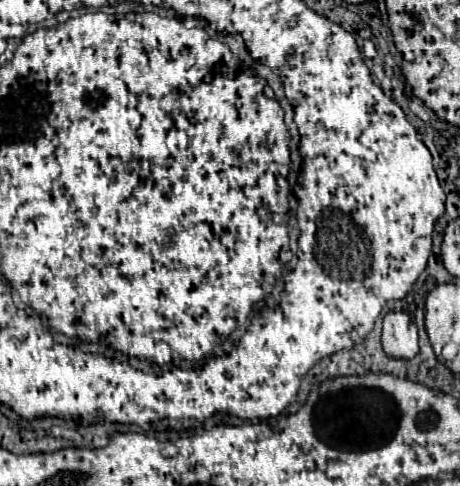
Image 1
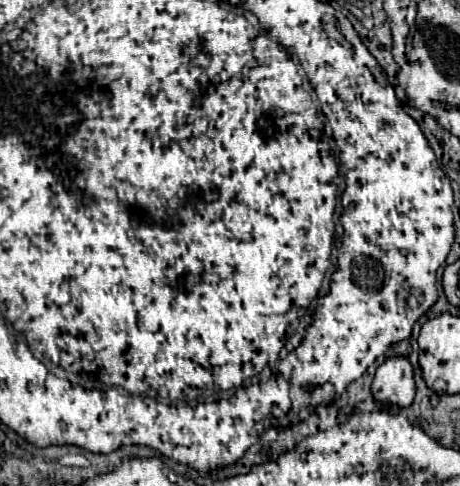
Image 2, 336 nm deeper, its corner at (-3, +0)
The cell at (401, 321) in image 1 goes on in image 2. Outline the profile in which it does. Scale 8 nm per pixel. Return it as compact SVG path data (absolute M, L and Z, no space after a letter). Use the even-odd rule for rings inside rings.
M391 357L387 359L375 373L371 385L375 401L381 403L397 403L401 407L409 405L415 397L415 381L413 381L413 365L407 357Z

